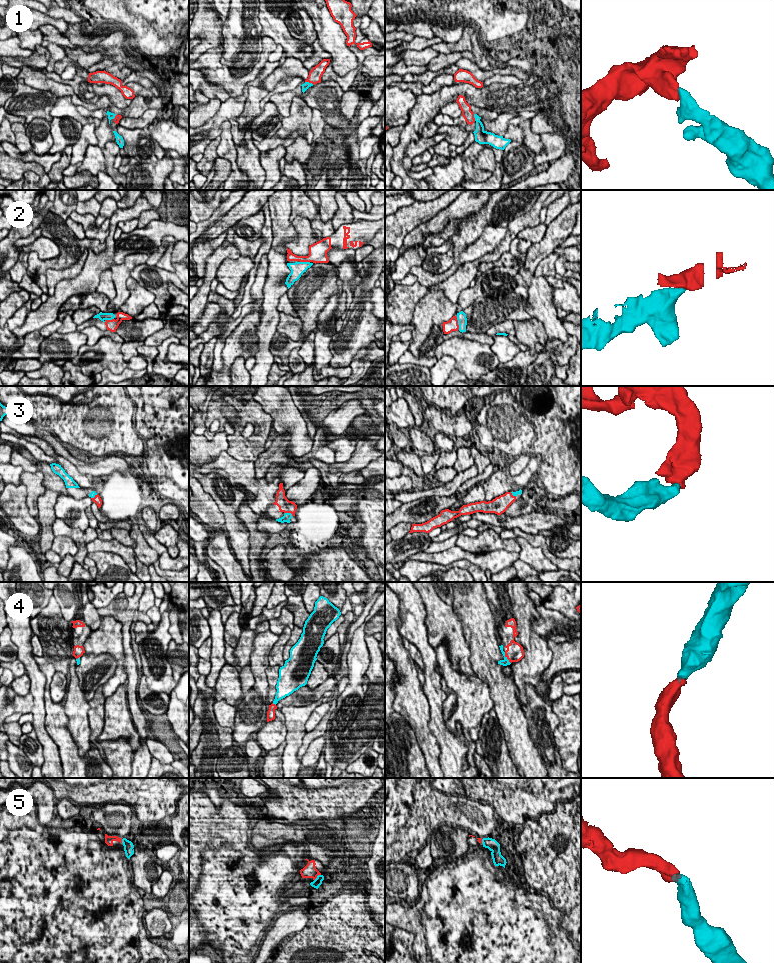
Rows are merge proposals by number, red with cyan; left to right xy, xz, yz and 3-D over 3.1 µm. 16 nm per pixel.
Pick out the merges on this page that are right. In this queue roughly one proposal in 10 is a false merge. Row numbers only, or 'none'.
1, 2, 3, 4, 5

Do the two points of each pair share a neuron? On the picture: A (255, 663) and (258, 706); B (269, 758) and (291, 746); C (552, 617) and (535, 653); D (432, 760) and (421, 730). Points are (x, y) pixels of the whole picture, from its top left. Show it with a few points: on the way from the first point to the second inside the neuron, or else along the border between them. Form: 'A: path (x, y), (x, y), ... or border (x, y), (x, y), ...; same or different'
A: path (259, 674), (259, 695); same
B: border (285, 740), (282, 767); different
C: border (537, 612), (532, 629), (541, 636); different
D: path (431, 753), (424, 737); same

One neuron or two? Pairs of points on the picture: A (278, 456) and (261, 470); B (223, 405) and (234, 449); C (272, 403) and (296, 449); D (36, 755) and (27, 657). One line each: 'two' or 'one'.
A: one
B: one
C: one
D: two

